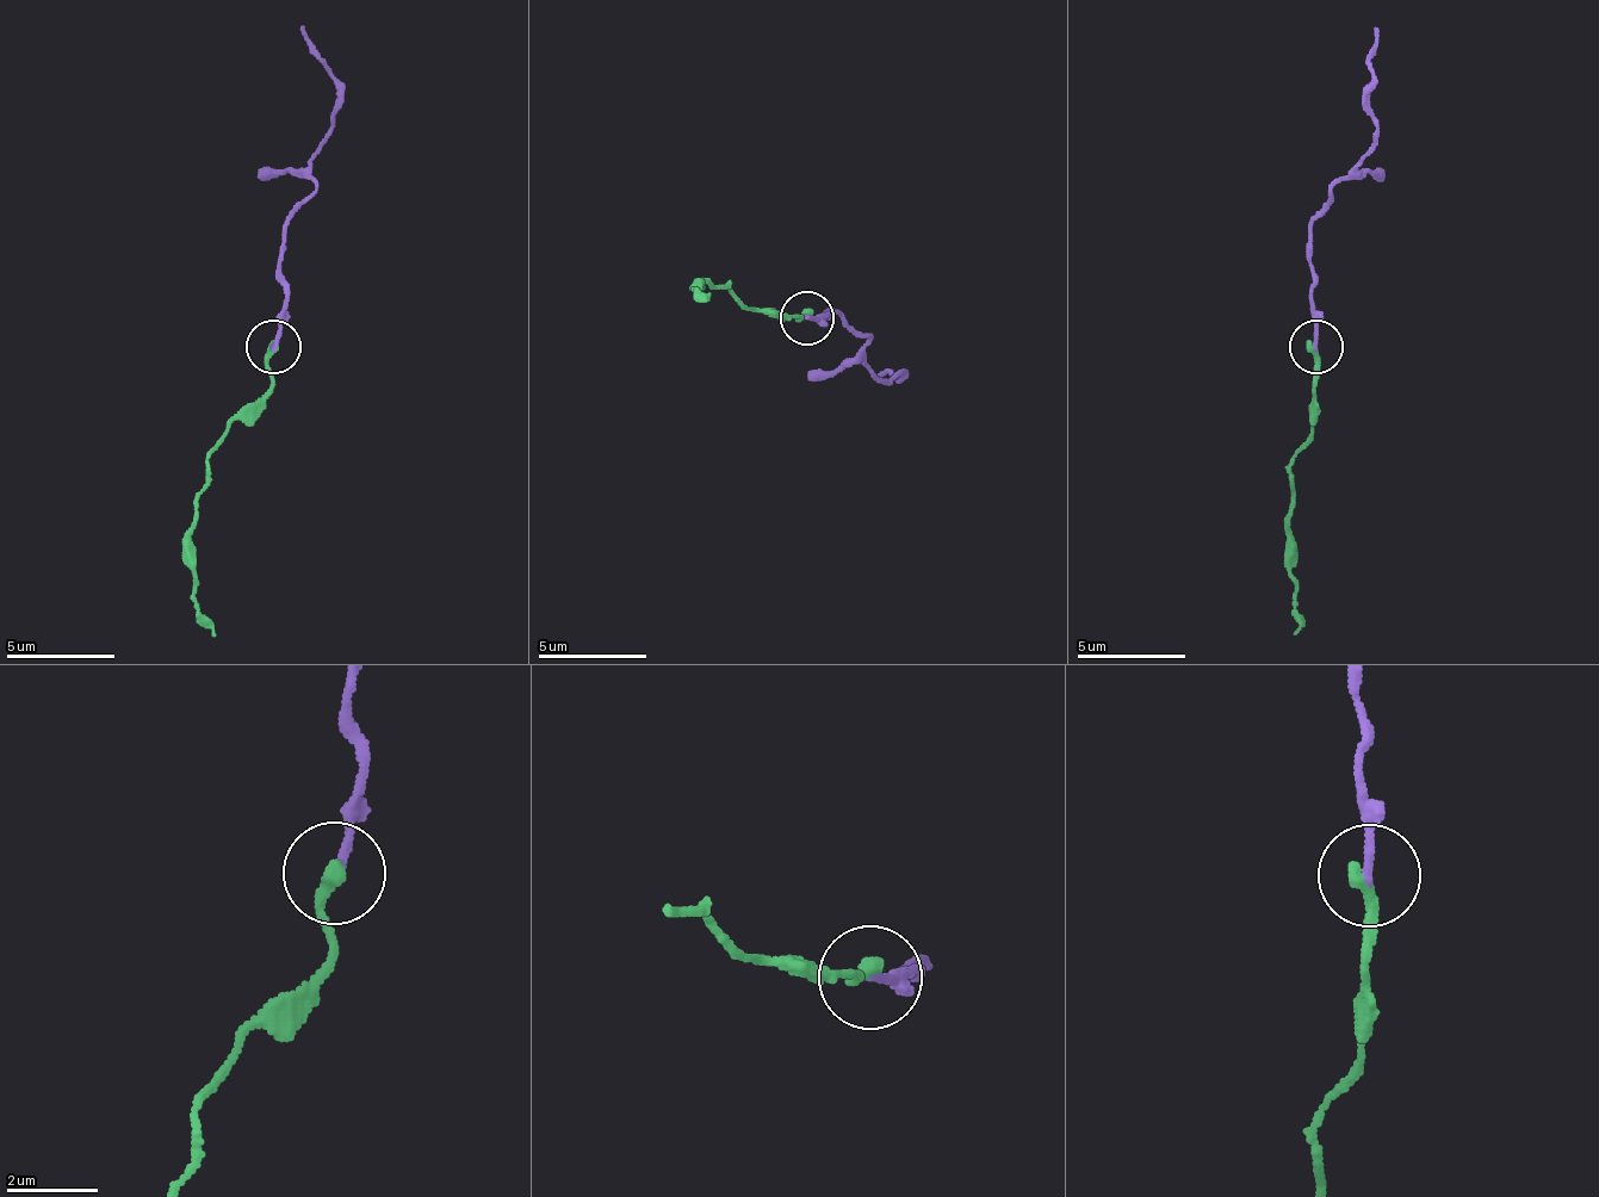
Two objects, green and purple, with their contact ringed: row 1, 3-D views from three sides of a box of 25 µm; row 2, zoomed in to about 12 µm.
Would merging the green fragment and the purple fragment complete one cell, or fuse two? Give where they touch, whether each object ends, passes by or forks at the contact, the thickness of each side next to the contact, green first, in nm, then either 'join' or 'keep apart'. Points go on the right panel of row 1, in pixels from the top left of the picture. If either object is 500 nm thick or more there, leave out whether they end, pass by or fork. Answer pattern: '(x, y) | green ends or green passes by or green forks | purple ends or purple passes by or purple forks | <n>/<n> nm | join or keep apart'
(1315, 346) | green ends | purple ends | 360/190 nm | join

